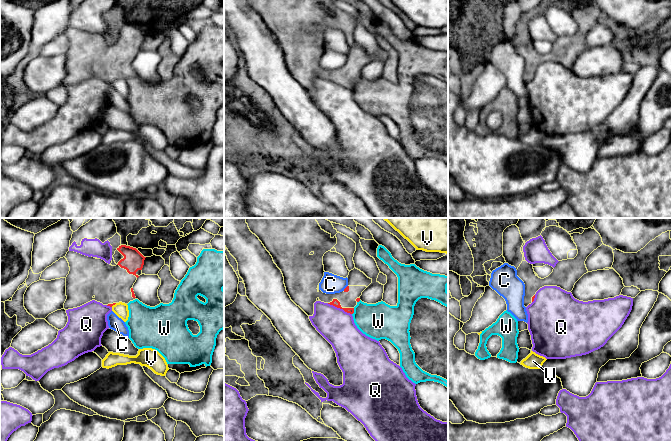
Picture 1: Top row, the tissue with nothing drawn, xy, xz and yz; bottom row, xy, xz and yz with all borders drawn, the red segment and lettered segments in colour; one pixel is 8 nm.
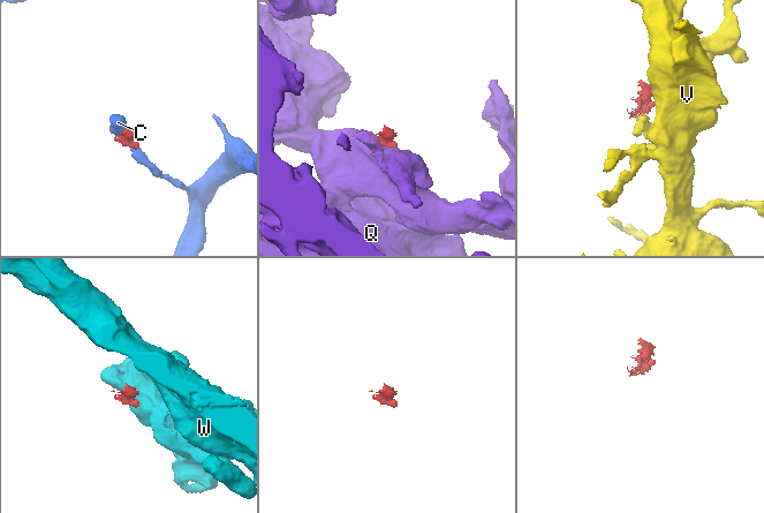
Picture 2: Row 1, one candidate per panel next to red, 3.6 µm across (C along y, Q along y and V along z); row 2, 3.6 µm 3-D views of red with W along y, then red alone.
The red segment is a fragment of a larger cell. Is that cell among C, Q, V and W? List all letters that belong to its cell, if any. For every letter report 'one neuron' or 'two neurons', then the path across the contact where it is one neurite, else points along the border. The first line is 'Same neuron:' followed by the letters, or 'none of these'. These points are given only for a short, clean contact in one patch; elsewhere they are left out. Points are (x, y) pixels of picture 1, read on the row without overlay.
Same neuron: none of these
C: two neurons | along xz (347, 61), (343, 66)
Q: two neurons | along xz (327, 79), (342, 84), (351, 90)
V: two neurons | along xy (116, 79), (111, 82)
W: two neurons | along xz (354, 84), (352, 90)

